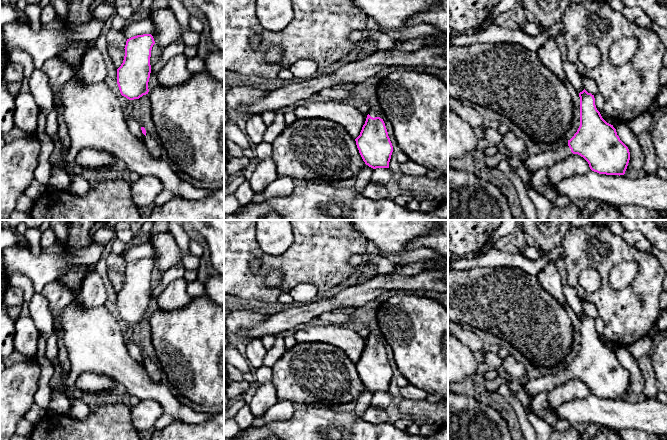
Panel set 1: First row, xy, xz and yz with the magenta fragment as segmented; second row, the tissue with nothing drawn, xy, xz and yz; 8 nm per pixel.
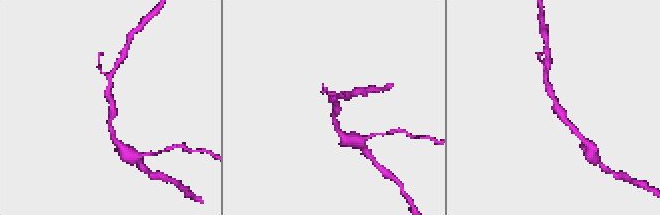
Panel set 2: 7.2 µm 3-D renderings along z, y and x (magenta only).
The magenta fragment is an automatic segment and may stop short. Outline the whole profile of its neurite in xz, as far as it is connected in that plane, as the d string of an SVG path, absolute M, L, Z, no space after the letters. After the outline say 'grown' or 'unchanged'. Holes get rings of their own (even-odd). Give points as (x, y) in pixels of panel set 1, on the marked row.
M370 111L360 135L355 139L359 153L369 167L389 168L393 146L383 119Z | grown

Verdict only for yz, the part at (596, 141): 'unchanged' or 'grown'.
grown

